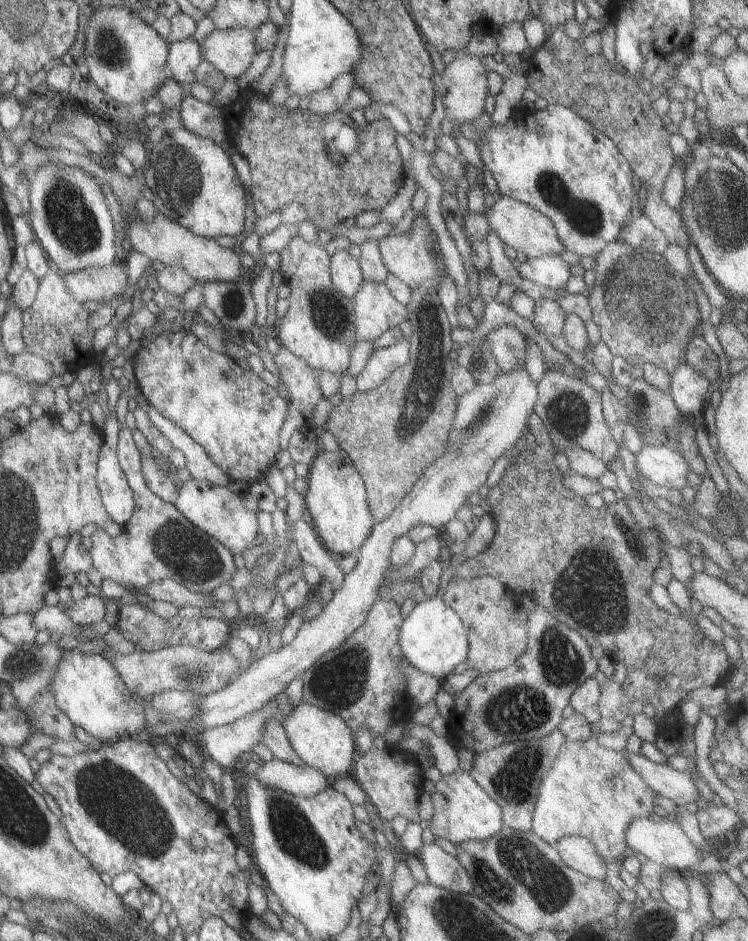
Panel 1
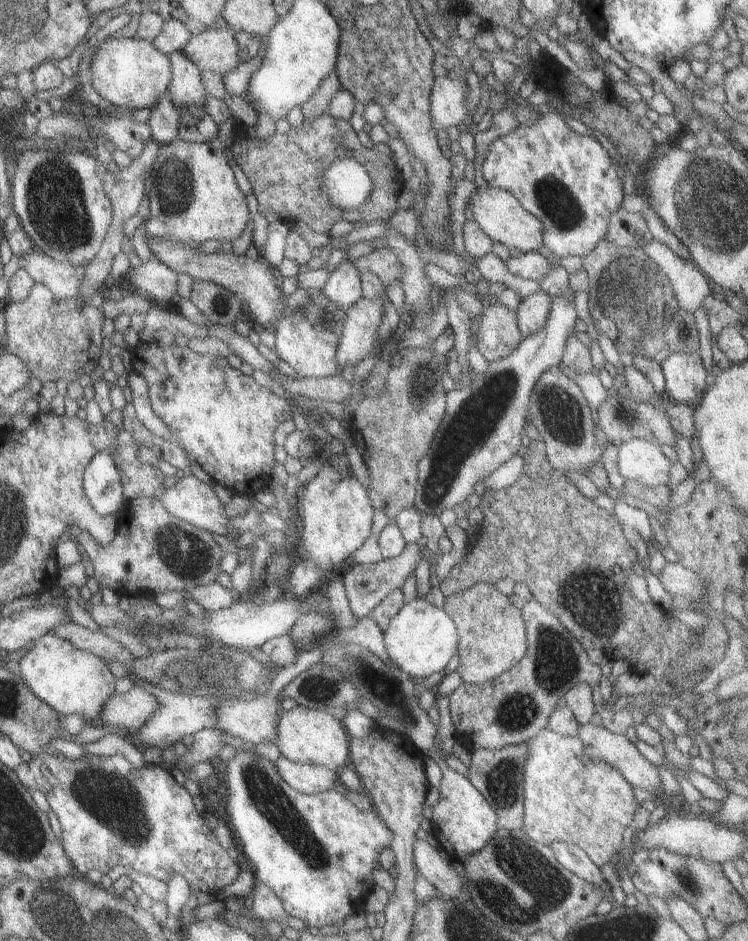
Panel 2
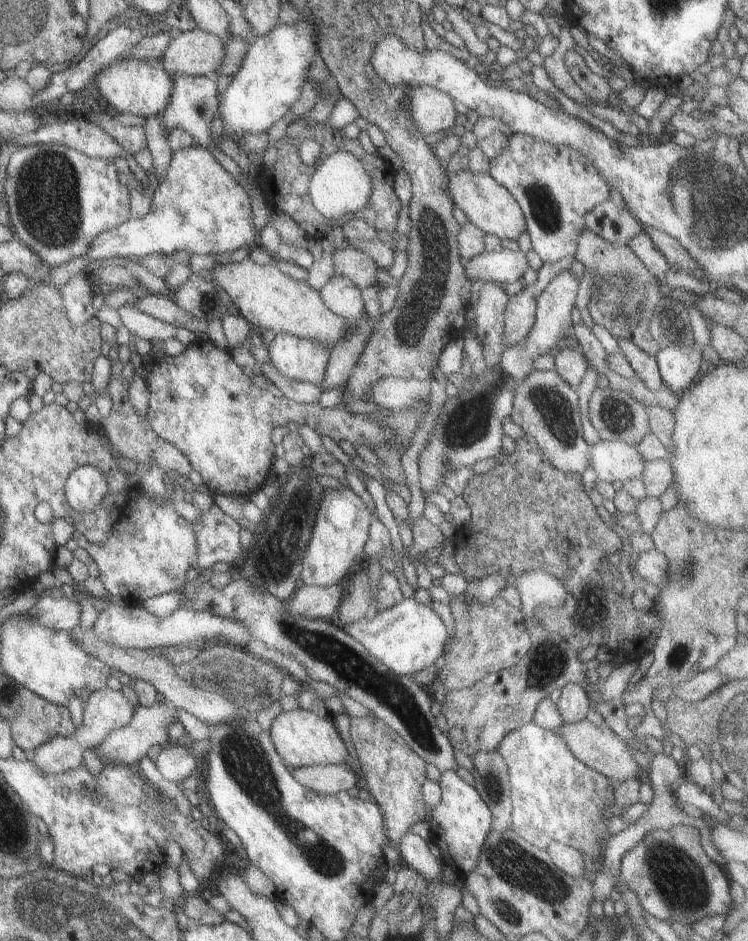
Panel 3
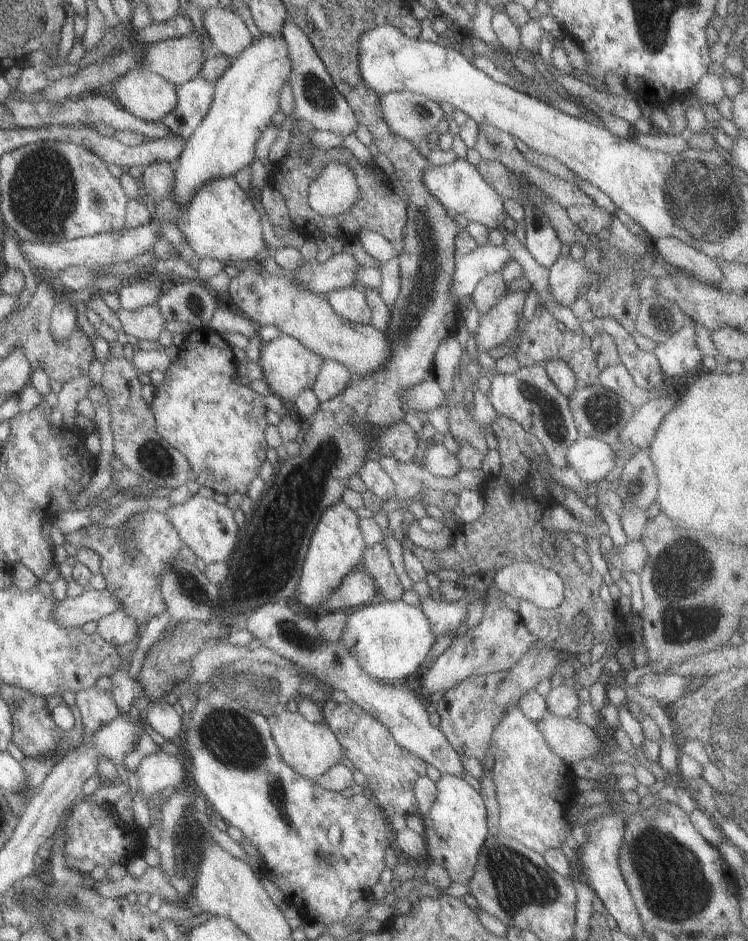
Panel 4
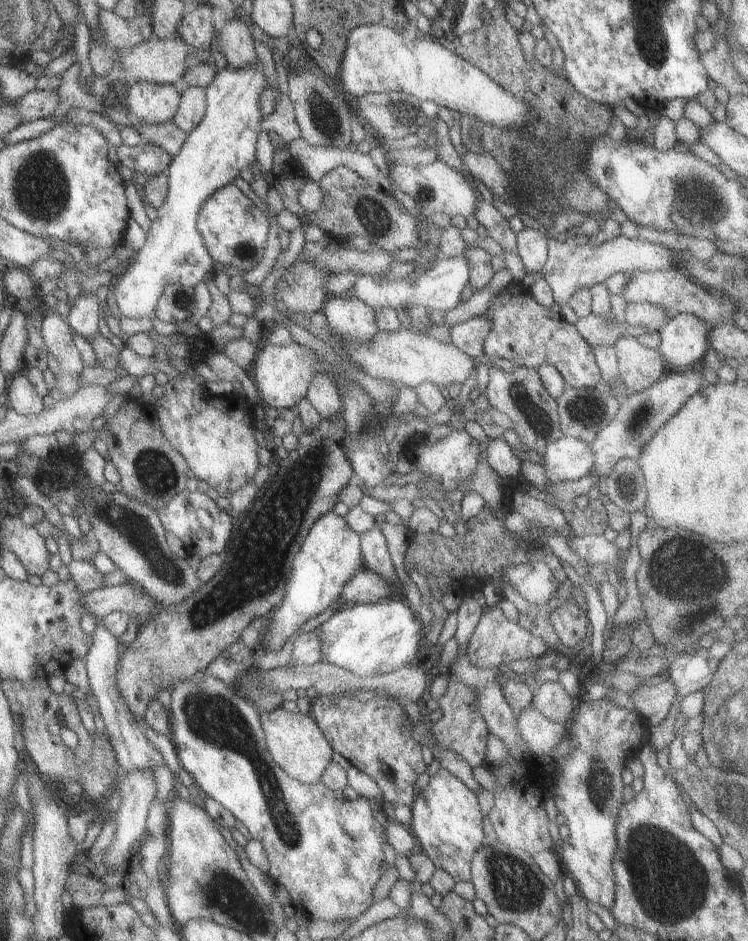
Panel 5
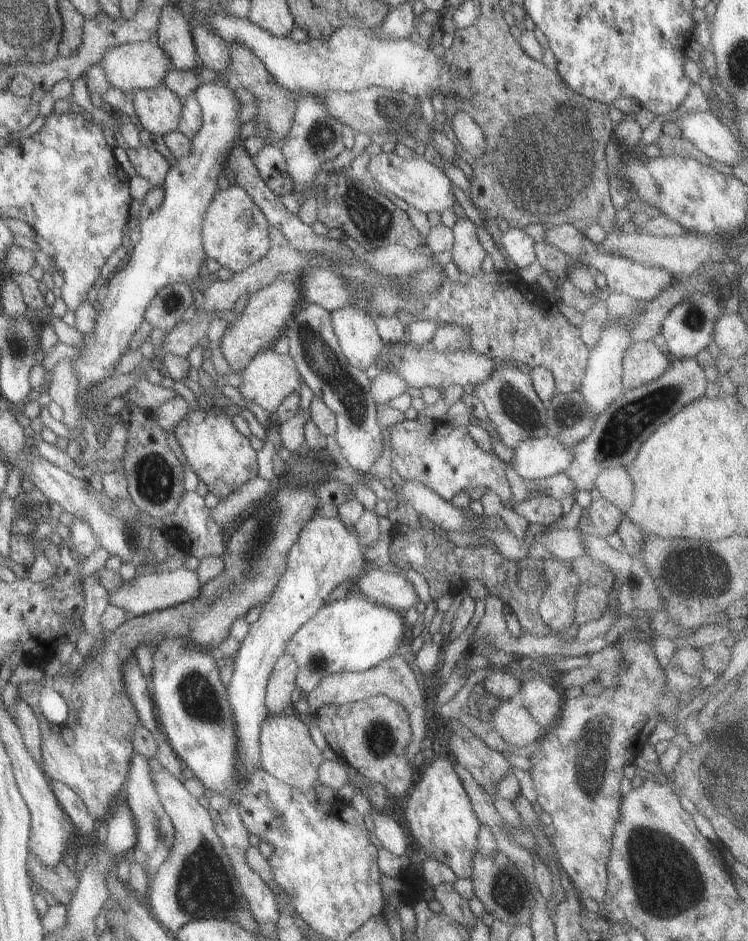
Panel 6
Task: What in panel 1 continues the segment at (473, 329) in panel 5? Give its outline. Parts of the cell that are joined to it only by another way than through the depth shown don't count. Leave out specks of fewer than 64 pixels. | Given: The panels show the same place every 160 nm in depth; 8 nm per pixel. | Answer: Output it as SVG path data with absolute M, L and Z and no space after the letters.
M537 298L533 304L531 325L537 333L549 338L559 337L567 314L558 306L555 300Z

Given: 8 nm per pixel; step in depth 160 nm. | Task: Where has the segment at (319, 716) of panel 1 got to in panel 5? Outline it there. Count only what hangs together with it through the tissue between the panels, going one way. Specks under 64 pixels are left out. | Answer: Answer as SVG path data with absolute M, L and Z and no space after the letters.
M281 706L274 711L259 715L264 743L275 764L288 777L300 783L308 785L319 781L322 772L331 762L332 748L310 715L287 711Z

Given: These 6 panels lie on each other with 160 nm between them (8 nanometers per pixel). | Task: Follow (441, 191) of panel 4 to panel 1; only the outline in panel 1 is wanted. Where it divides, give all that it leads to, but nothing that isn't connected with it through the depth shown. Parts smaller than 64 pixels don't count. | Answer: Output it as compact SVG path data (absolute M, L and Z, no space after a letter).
M507 194L494 199L495 202L490 207L484 208L483 216L489 230L495 232L504 246L509 246L515 253L521 252L526 258L560 255L564 251L561 242L557 240L553 224L543 214L517 200L512 200Z

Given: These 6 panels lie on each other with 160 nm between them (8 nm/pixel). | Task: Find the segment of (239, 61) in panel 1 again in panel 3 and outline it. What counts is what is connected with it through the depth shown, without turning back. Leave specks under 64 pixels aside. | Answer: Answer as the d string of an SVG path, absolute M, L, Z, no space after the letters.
M200 29L174 33L159 58L161 68L174 76L210 76L221 65L224 41Z

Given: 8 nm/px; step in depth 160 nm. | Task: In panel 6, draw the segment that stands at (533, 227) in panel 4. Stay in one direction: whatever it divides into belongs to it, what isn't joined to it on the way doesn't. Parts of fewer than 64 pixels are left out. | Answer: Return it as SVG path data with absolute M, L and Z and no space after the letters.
M513 226L502 232L500 236L501 252L498 257L504 259L505 265L511 267L526 267L536 260L534 240L524 229L515 229Z

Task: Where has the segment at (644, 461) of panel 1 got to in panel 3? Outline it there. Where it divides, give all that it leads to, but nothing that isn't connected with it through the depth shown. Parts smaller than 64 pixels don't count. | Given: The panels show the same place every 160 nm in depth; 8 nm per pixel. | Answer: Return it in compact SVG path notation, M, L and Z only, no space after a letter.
M598 440L588 449L588 465L597 480L620 482L629 485L638 480L643 470L643 458L631 444Z

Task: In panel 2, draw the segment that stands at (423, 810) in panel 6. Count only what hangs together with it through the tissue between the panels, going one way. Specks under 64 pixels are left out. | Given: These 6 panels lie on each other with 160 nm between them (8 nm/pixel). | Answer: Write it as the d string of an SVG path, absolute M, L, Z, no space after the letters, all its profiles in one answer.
M429 752L429 755L441 770L439 799L431 807L431 818L429 819L431 834L438 840L438 849L443 849L451 860L462 863L467 856L481 850L491 839L495 830L498 830L495 824L495 812L465 776L457 774L445 765L442 755L438 755L437 752Z

